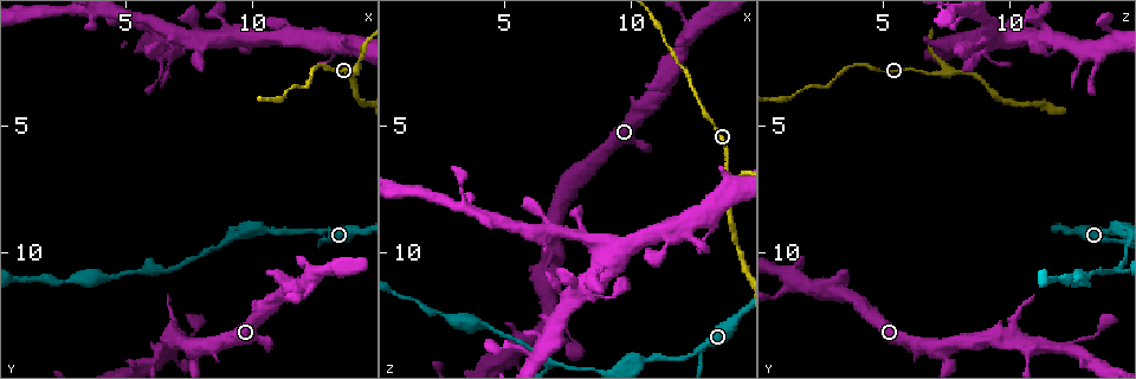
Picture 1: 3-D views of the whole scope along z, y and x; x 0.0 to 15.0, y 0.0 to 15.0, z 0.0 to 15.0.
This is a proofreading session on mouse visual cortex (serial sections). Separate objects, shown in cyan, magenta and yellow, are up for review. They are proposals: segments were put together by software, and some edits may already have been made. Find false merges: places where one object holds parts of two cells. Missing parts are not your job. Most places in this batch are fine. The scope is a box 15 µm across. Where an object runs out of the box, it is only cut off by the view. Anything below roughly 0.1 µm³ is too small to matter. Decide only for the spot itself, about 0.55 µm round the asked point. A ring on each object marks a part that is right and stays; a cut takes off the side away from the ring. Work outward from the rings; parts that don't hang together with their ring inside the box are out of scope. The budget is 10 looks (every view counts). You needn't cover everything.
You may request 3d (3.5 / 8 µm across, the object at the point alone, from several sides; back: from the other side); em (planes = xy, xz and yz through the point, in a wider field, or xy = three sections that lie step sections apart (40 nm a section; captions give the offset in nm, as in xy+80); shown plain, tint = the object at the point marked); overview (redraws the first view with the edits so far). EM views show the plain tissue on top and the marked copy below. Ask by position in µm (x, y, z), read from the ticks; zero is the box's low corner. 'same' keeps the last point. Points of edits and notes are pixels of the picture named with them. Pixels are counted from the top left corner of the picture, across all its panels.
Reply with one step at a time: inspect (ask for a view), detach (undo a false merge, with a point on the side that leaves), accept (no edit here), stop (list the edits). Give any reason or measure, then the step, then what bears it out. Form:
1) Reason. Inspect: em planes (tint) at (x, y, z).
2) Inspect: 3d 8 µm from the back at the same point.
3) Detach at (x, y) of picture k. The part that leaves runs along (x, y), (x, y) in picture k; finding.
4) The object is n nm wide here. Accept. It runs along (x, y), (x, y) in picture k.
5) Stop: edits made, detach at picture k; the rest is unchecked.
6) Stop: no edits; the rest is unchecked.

Calibre changes. Inspect: 3d 8 µm at (6.1, 14.4, 10.7).

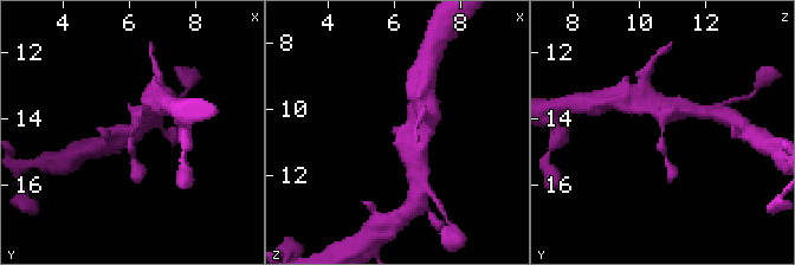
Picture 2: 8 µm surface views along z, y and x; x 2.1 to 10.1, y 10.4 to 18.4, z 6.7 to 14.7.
Inspect: 3d 3.5 µm at (6.2, 14.4, 10.7).

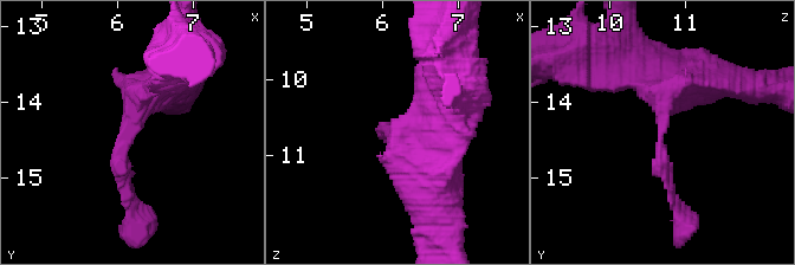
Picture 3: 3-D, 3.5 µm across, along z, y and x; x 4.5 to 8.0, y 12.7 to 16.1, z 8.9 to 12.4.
Need the tissue. Inspect: em xy step 2 (tint) at (6.20, 14.35, 10.70).

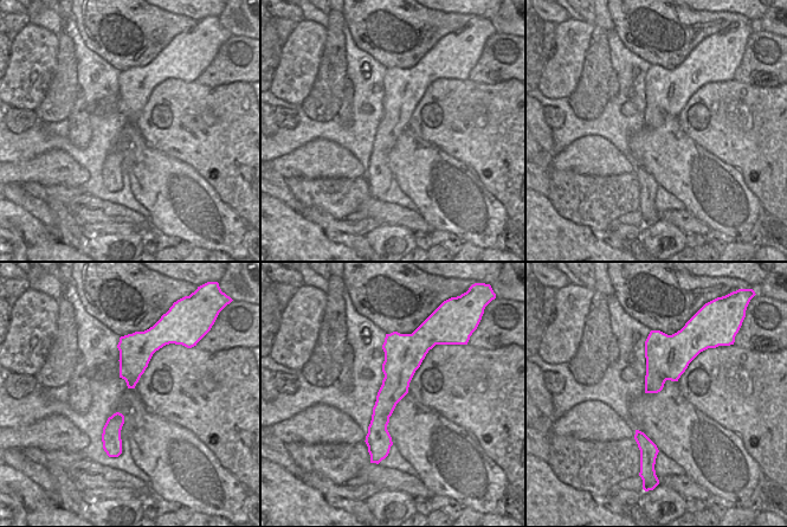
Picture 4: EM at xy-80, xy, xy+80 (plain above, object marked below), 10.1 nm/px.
Accept. It runs along (176, 76), (137, 101), (118, 174) in picture 3; continuous, no second cell.

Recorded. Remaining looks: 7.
Calibre changes. Inspect: 3d 8 µm at (11.4, 11.3, 3.0).

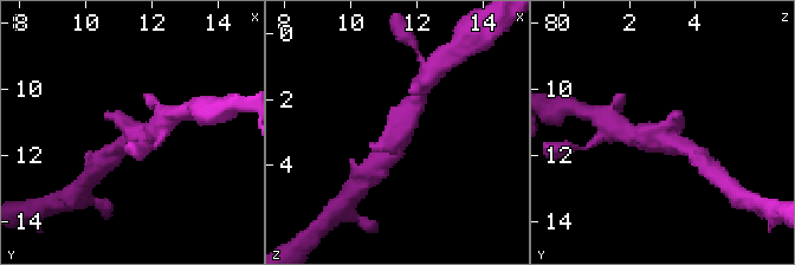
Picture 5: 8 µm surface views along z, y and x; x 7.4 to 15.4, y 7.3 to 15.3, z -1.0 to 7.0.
Inspect: 3d 3.5 µm from the back at (11.5, 11.4, 3.0).

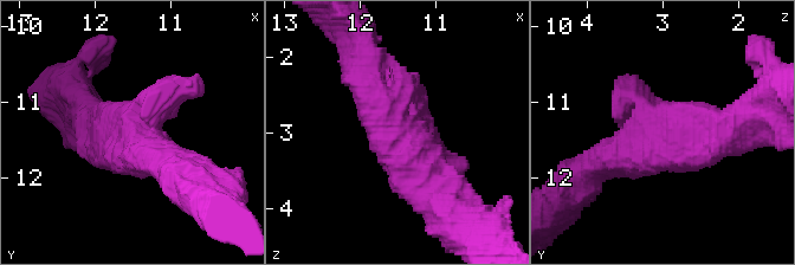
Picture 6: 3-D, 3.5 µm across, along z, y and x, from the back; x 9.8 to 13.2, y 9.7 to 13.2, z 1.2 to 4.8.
Shape alone is not enough. Inspect: em xy step 5 (tint) at (11.45, 11.40, 3.00).

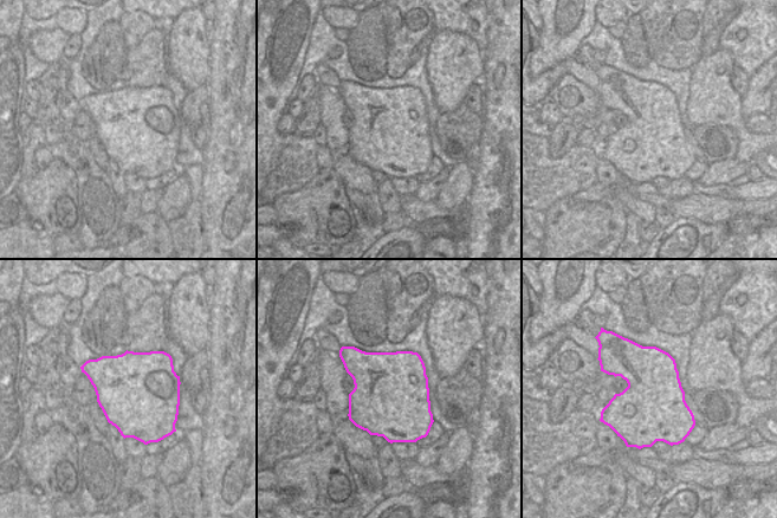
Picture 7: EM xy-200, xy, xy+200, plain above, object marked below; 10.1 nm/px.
Accept. One cell here.

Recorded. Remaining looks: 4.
A fork. Inspect: 3d 3.5 µm at (12.2, 11.3, 1.2).

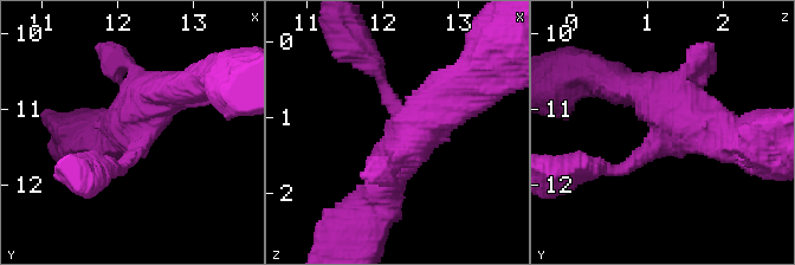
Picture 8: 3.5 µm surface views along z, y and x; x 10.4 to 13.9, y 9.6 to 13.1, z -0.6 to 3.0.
Inspect: em xy step 3 (tint) at (12.30, 11.25, 1.30).

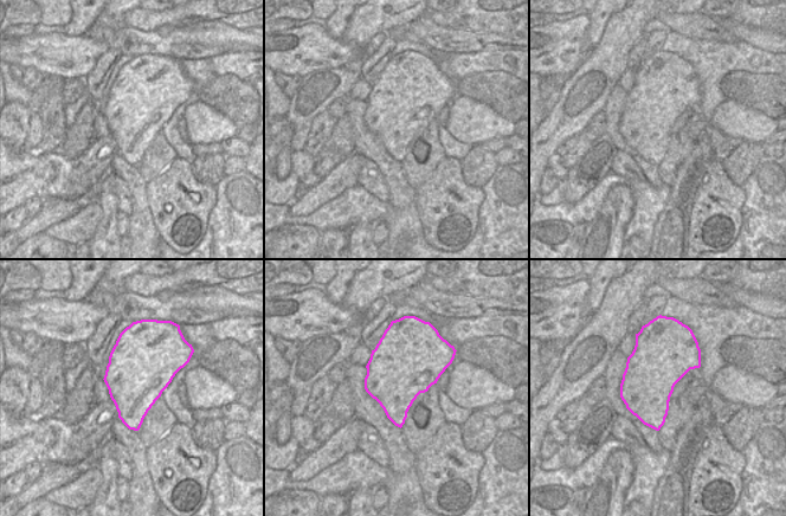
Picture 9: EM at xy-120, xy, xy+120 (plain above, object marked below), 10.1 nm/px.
Accept. It runs along (373, 209), (394, 152), (453, 97) in picture 8; all the same cell.

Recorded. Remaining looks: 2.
Three arms meet. Inspect: 3d 3.5 µm from the back at (6.9, 10.6, 14.4).

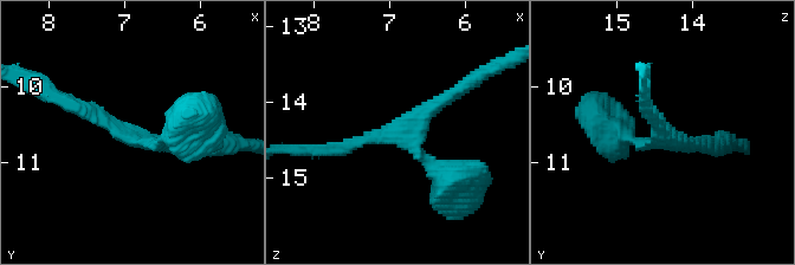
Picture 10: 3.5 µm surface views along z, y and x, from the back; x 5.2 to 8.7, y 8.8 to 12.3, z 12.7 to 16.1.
3 arms meet here; the arms are 150, 200, 200 nm wide. Inspect: em xy step 3 (tint) at (6.95, 10.65, 14.35).

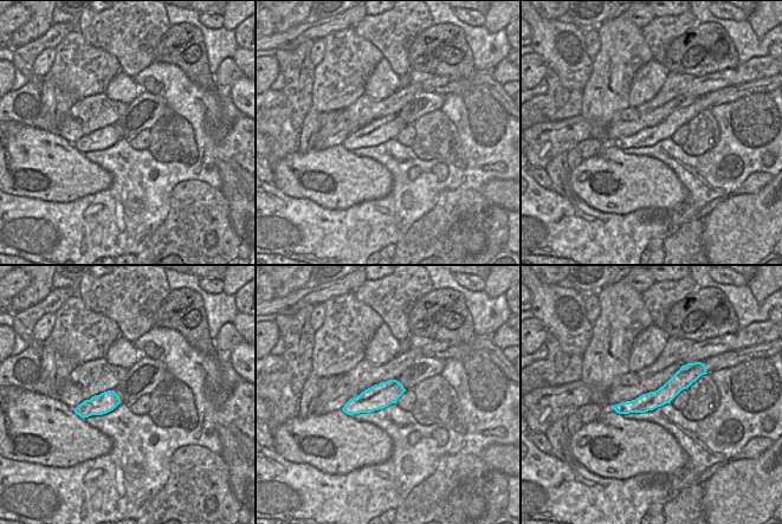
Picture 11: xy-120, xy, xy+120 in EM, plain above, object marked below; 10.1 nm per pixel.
The object is 260 nm wide here. Accept. It runs along (695, 370), (657, 399), (618, 408) in picture 11; continuous, no second cell.

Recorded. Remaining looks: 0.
Stop: no edits; the rest is unchecked.

